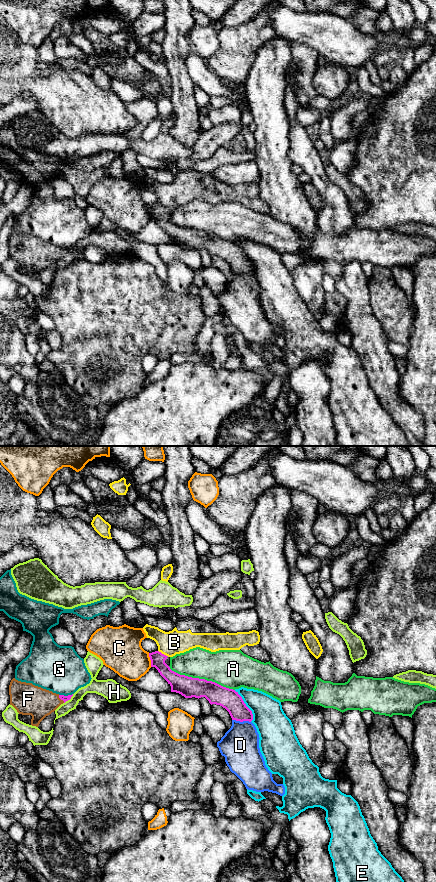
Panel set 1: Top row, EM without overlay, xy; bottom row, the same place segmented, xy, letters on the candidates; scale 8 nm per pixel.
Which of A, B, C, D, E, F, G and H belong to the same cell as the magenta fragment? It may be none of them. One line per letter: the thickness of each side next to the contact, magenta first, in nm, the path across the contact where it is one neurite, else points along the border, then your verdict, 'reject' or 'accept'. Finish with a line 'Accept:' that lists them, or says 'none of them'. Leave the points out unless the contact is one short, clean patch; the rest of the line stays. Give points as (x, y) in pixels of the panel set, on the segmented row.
A: 170 nm thick on the magenta side, 300 nm on the other; reject
B: 120 nm thick on the magenta side, 190 nm on the other; border along xy (158, 650), (168, 656); reject
C: 110 nm thick on the magenta side, 340 nm on the other; reject
D: 160 nm thick on the magenta side, 300 nm on the other; reject
E: 160 nm thick on the magenta side, 260 nm on the other; reject
F: 50 nm thick on the magenta side, 240 nm on the other; runs through xy (65, 698), (61, 699), (32, 700); accept
G: 50 nm thick on the magenta side, 380 nm on the other; reject
H: 50 nm thick on the magenta side, 110 nm on the other; border along xy (73, 694), (64, 703); reject
Accept: F

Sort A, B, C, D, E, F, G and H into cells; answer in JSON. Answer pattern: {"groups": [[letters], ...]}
{"groups": [["A"], ["B"], ["C"], ["D"], ["E"], ["F"], ["G"], ["H"]]}

